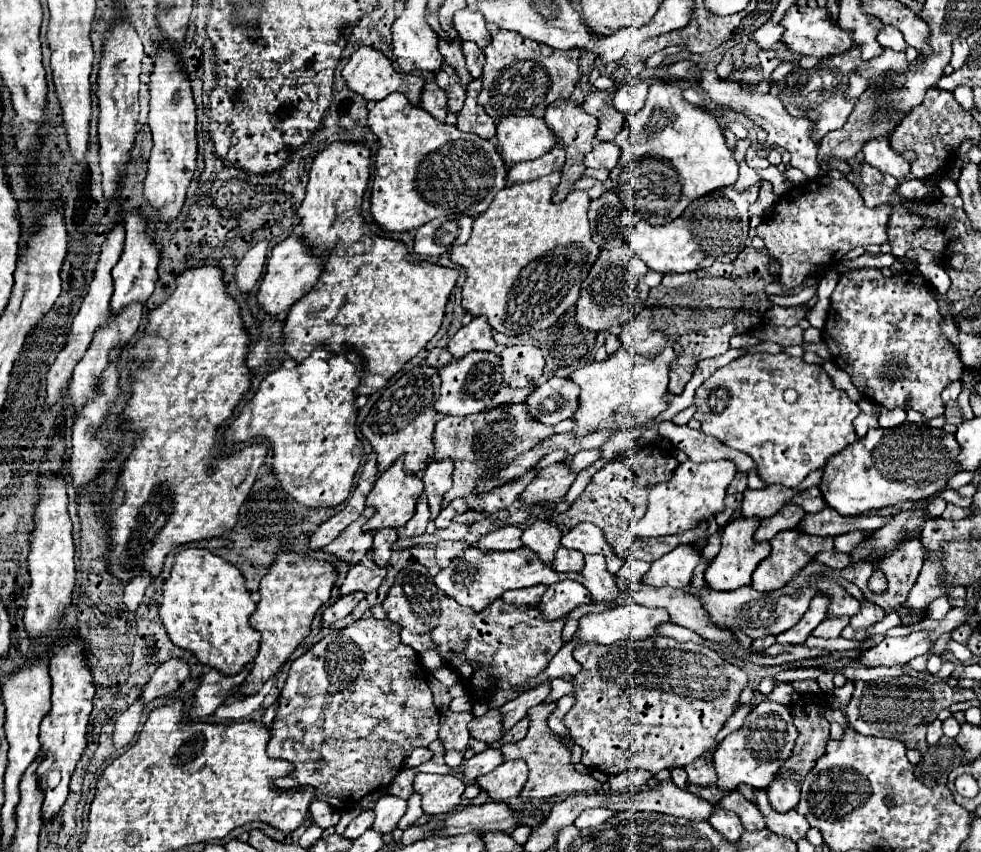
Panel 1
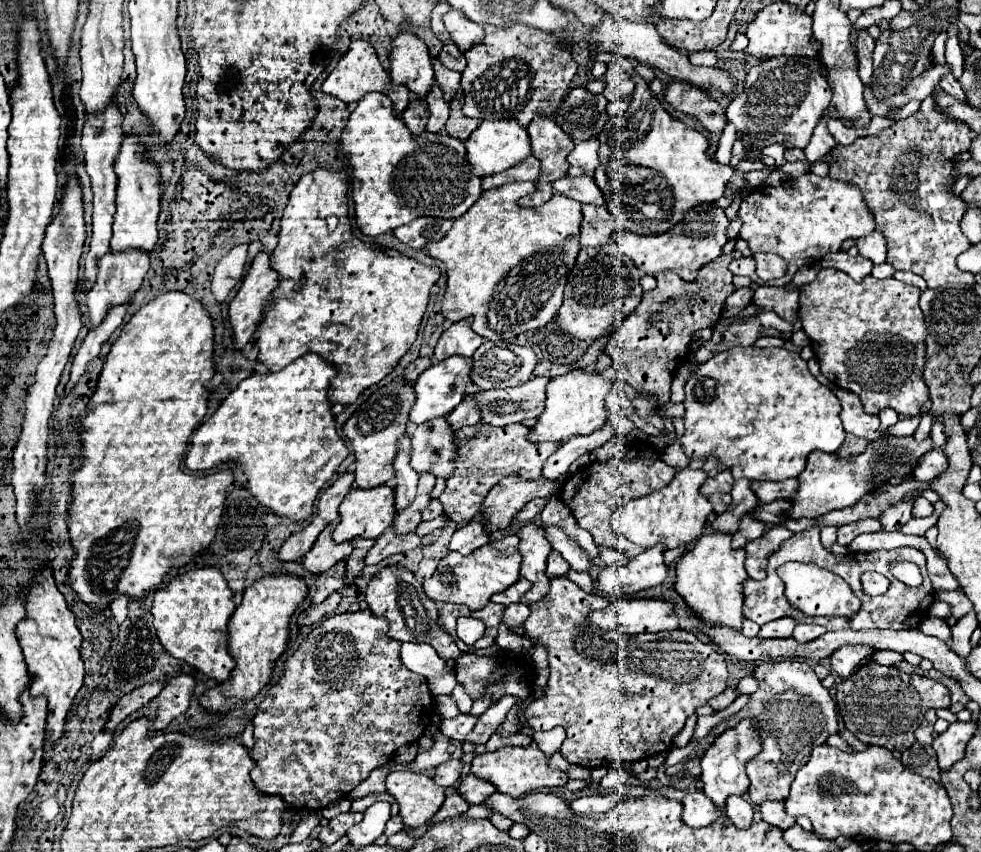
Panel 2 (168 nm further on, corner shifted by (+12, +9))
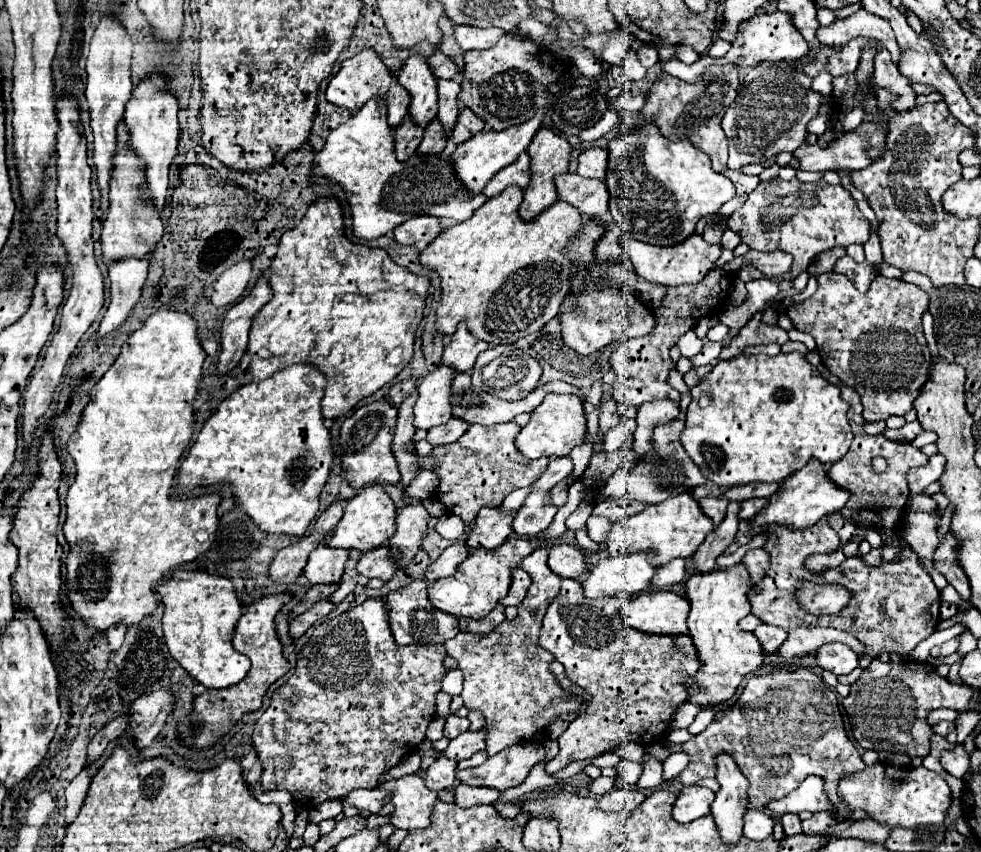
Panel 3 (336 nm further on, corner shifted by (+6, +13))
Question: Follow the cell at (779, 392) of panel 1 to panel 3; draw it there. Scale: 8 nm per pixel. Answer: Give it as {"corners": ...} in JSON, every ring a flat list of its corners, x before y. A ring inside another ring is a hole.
{"corners":[[800,352,778,356,740,354,718,362,712,372,692,388,692,402,686,412,686,426,680,434,680,442,702,476,722,488,752,482,782,482,812,456,822,464,834,464,846,456,852,442,852,430,846,418,848,408,850,404,840,396,840,386,822,378,816,366]]}

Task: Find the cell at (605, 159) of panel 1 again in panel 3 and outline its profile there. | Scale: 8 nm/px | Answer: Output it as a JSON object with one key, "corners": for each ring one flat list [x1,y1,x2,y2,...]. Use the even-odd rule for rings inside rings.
{"corners":[[588,148,580,154,578,174,584,178,596,178,606,180,606,168,608,168,608,152,606,148]]}

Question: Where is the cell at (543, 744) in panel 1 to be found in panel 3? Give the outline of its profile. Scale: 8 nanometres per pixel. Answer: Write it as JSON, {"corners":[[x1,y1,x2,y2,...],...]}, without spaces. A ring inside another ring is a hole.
{"corners":[[514,744,496,756,490,756,484,764,468,770,458,770,456,778,472,788,496,788,500,792,520,786,528,772,544,760,542,746]]}

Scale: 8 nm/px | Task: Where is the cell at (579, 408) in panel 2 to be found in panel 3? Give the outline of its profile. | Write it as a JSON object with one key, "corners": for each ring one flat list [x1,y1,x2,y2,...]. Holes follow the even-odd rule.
{"corners":[[548,394,544,402,532,412,530,422,520,430,514,444,518,452,524,454,528,460,536,460,542,456,558,458,558,456,568,456,574,446,582,444,584,436,586,436,586,414,582,402,576,396]]}

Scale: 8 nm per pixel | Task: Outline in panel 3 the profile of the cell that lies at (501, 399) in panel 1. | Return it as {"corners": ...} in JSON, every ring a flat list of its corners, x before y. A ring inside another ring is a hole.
{"corners":[[450,418,448,424,442,424,438,428,430,428,426,442,430,446,444,446,444,444,452,444,456,442,464,432,468,430,468,424,462,424,462,420,454,420]]}

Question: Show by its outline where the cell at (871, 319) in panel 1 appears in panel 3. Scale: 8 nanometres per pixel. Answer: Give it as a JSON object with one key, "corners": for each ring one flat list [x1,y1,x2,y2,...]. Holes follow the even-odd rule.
{"corners":[[826,272,818,276,818,290,814,292,814,296,800,304,792,304,786,310,786,316,790,316,796,330,814,336,816,350,822,356,822,364,844,384,856,388,862,398,864,420,876,422,888,420,890,416,904,416,908,410,912,410,912,402,916,400,922,384,928,380,932,356,928,352,922,330,922,314,926,308,928,294,904,280,876,276,870,284,870,290,866,294,860,294,846,276]]}

